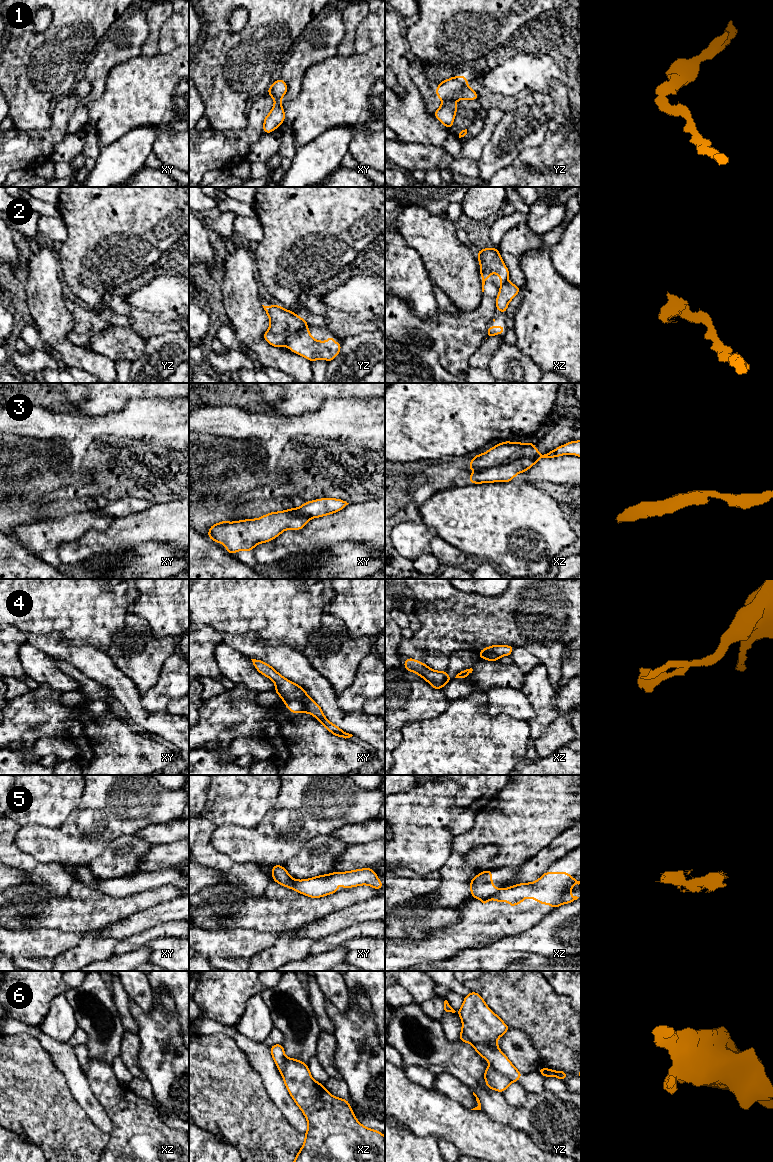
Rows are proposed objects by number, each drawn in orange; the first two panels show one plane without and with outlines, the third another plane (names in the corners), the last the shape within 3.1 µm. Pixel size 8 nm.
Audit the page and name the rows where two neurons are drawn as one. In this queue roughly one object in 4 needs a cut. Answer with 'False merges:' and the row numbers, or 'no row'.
False merges: 1, 2, 3, 4, 5, 6

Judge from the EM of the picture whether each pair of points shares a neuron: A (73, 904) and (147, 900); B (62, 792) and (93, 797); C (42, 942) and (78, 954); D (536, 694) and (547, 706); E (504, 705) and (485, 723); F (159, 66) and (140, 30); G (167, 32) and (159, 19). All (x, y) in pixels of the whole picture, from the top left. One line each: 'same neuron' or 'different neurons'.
A: same neuron
B: different neurons
C: different neurons
D: same neuron
E: different neurons
F: different neurons
G: different neurons

